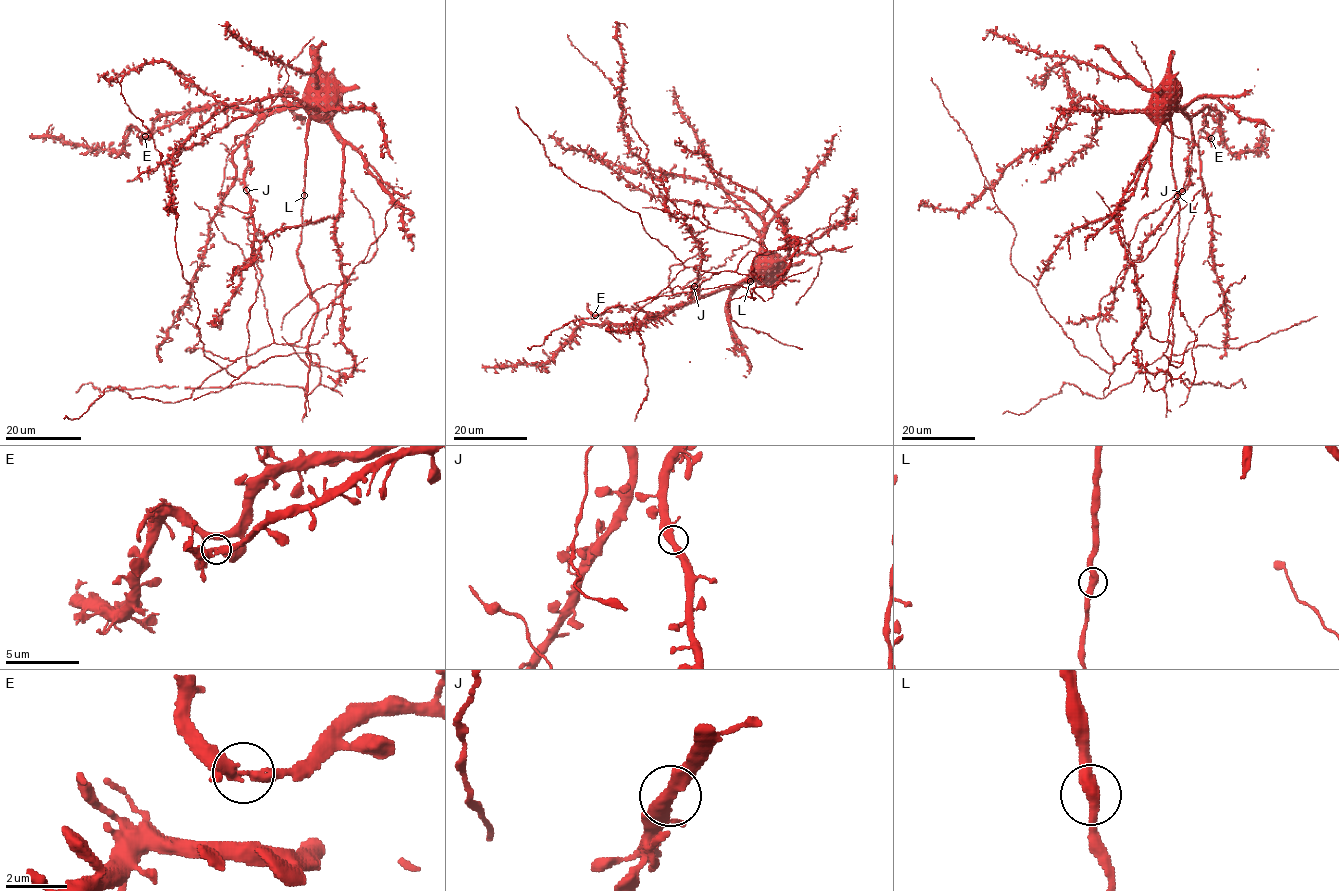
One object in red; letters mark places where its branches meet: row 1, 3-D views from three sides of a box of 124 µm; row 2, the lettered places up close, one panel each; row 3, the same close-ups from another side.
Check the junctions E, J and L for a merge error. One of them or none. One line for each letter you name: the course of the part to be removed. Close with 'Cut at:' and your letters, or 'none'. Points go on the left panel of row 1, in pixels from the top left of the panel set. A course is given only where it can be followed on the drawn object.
Cut at: none

